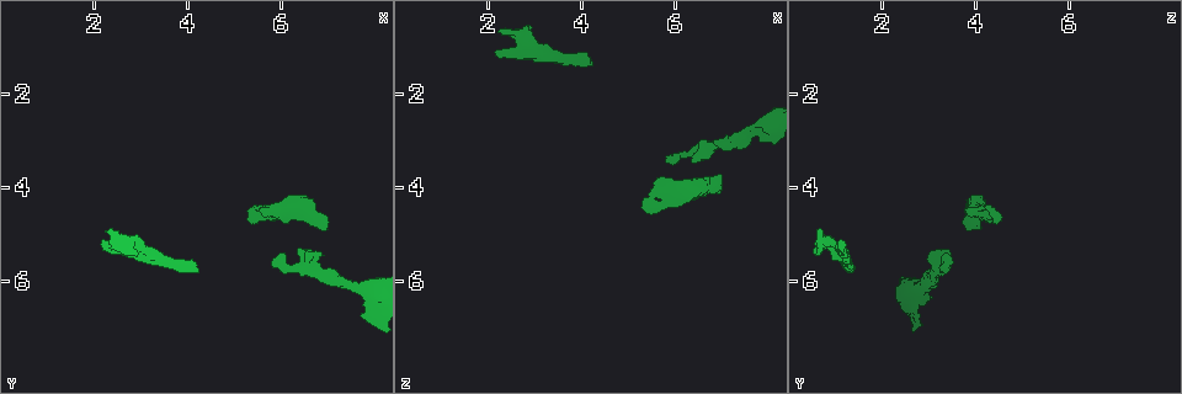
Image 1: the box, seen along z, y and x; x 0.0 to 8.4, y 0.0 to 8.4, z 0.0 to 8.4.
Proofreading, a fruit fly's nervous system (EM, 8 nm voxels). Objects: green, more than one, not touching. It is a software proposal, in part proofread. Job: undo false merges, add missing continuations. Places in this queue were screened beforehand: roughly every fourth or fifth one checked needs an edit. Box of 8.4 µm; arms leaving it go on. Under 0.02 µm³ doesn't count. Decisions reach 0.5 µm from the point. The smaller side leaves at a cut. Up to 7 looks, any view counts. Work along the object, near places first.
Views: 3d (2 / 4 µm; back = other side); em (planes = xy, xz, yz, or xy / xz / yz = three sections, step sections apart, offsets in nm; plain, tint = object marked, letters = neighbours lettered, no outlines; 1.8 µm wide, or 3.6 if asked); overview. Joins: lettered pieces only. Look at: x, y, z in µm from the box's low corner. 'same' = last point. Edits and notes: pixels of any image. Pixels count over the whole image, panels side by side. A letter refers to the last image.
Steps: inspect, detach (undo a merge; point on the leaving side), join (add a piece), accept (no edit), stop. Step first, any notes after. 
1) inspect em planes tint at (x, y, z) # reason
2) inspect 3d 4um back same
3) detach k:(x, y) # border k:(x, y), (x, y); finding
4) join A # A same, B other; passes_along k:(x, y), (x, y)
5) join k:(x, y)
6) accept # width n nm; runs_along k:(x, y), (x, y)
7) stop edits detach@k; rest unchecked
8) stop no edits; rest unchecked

inspect 3d 4um at (7.55, 6.20, 2.75) # a narrow waist

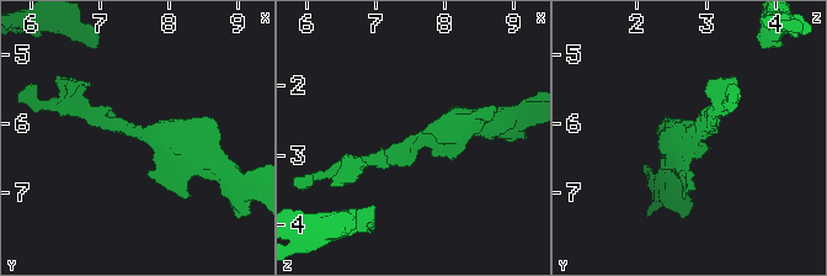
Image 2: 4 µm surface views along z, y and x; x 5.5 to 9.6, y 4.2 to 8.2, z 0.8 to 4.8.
inspect em planes letters at (7.60, 6.20, 2.80) # arm_widths 220, 460 nm

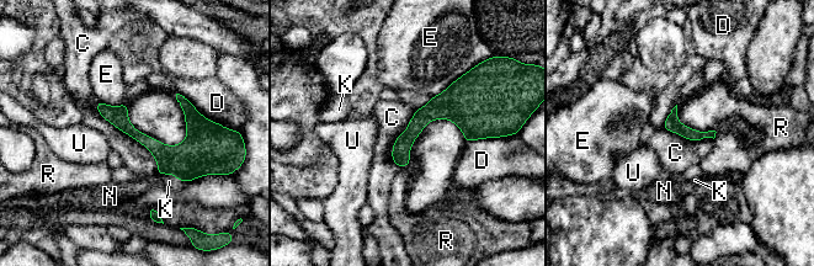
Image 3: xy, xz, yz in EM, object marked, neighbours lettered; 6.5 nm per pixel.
accept # C other, D other, E other, K other, N other, R other, U other; one neuron here

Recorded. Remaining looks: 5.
inspect em planes letters at (7.00, 4.90, 4.05) # branch stops here

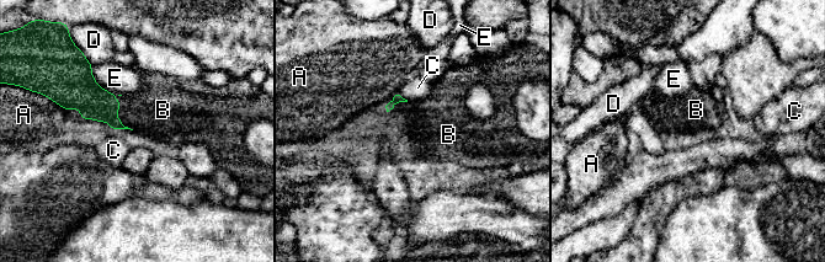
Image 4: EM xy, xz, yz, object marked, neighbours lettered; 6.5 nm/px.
join B # A other, B same, C other, D other, E other; passes_along 4:(84, 92), (116, 113), (154, 111); the neuron continues

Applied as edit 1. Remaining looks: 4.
inspect 3d 4um at (4.30, 5.80, 1.35)

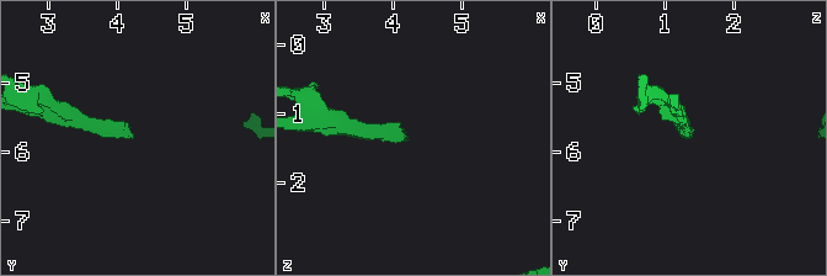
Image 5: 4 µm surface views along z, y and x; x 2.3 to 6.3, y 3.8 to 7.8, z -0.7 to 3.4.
inspect em 3.6um yz step 4 tint at (4.25, 5.75, 1.40)

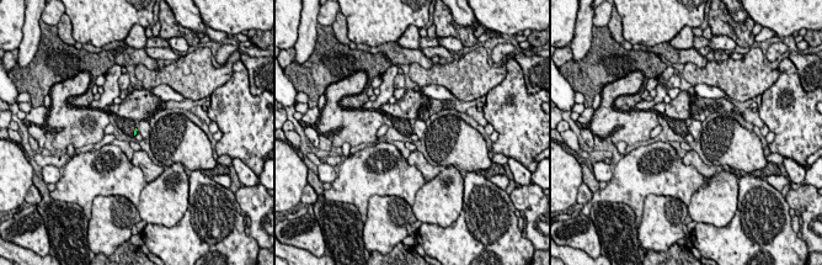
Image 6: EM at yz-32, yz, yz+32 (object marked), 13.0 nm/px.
inspect em 3.6um planes letters same

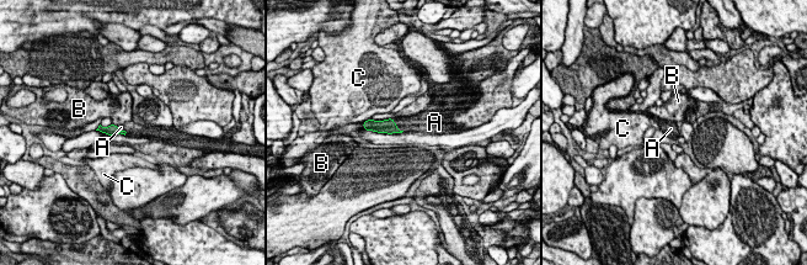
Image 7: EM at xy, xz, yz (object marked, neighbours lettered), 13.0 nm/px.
join A # A same, B other, C other; passes_along 7:(388, 126), (395, 126), (411, 123); the neuron continues

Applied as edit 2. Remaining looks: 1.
stop edits join@4, join@7; rest unchecked

